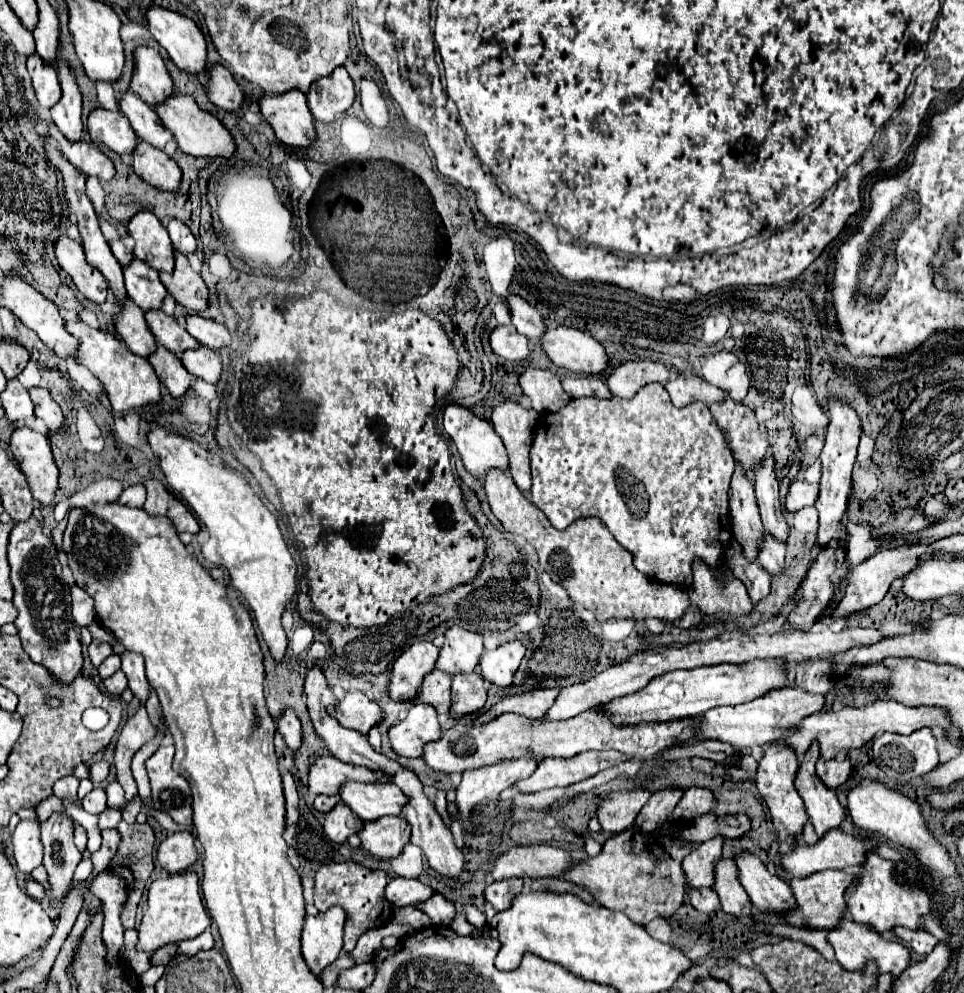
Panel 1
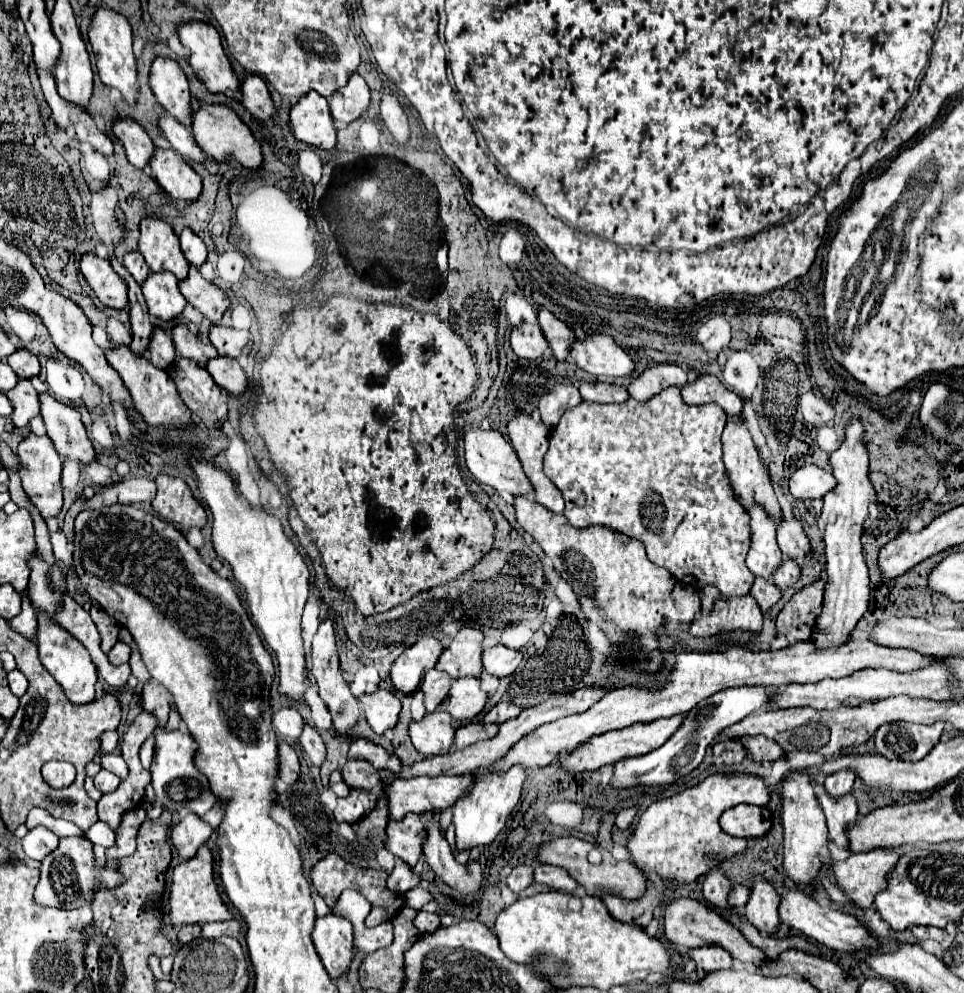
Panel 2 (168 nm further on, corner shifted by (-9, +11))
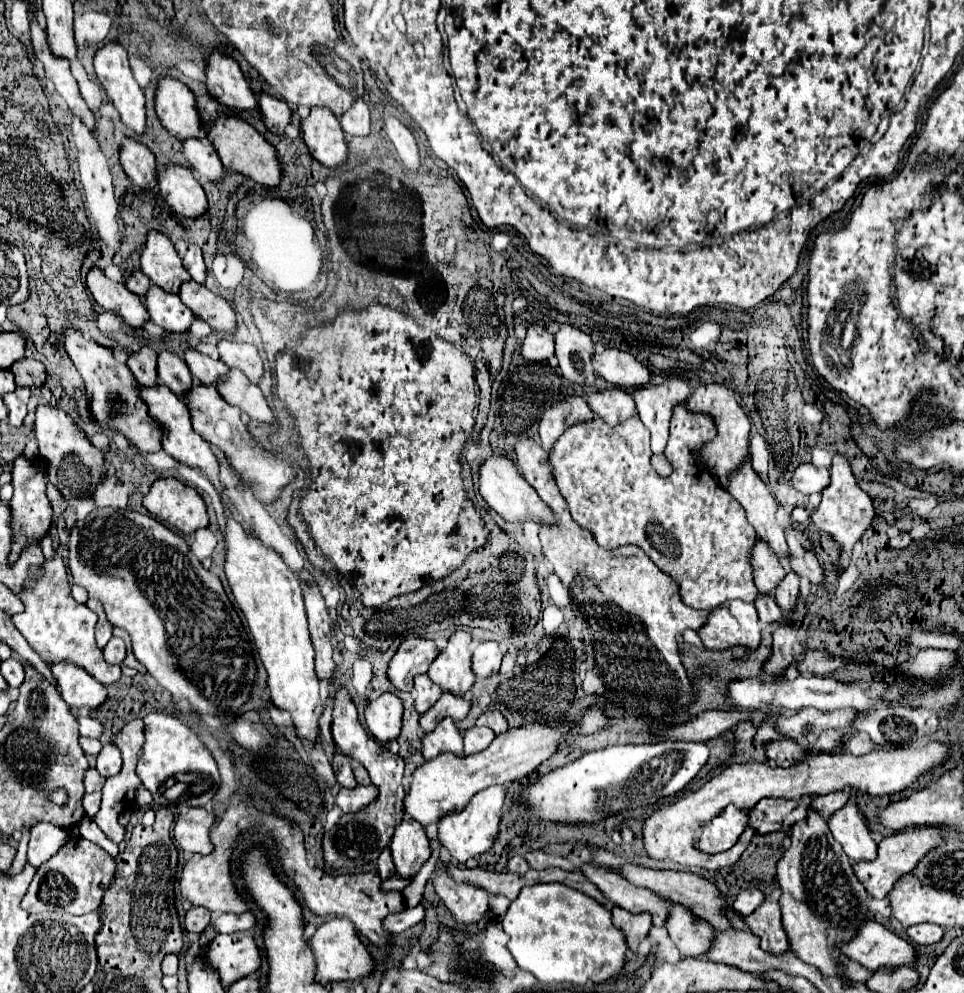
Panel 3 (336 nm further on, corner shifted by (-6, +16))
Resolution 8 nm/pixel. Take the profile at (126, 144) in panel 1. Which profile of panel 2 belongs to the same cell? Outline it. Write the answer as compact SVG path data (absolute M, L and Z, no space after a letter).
M116 117L114 125L112 125L112 133L124 145L128 161L134 167L142 169L148 163L148 159L152 157L152 153L154 153L154 143L148 137L146 129L138 121Z

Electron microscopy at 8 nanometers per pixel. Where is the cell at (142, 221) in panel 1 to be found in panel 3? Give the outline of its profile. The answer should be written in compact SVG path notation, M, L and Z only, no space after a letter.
M149 232L147 244L141 252L141 272L165 292L177 294L179 286L191 280L189 272L183 268L179 254L175 252L171 240L161 232Z

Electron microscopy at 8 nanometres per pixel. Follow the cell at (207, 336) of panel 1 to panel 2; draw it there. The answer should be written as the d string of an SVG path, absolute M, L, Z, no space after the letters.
M210 327L210 343L216 347L218 355L246 355L252 349L252 335L250 331L240 331L236 327Z

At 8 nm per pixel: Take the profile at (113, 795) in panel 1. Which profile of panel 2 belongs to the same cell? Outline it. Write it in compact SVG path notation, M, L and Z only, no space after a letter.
M114 753L104 755L102 761L100 761L100 765L102 765L102 769L112 771L112 773L118 775L120 779L124 779L124 777L128 775L128 765L126 765L126 761L124 761L120 755L114 755Z

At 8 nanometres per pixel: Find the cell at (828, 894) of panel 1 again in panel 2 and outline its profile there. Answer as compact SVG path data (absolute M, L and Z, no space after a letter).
M874 849L870 853L850 855L846 861L834 861L832 871L834 871L836 883L842 889L842 893L846 893L852 899L852 903L856 907L860 907L860 909L872 907L874 895L886 887L886 875L894 869L894 865L902 853L904 853L904 849Z

